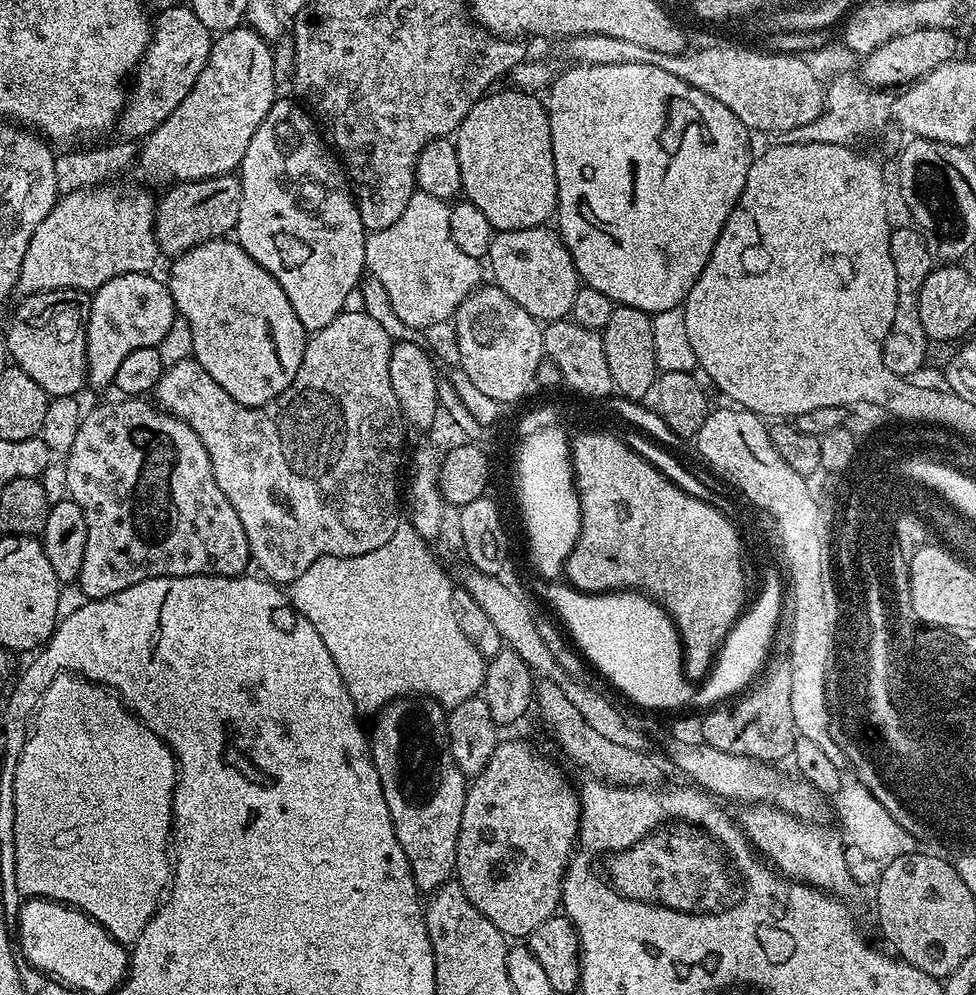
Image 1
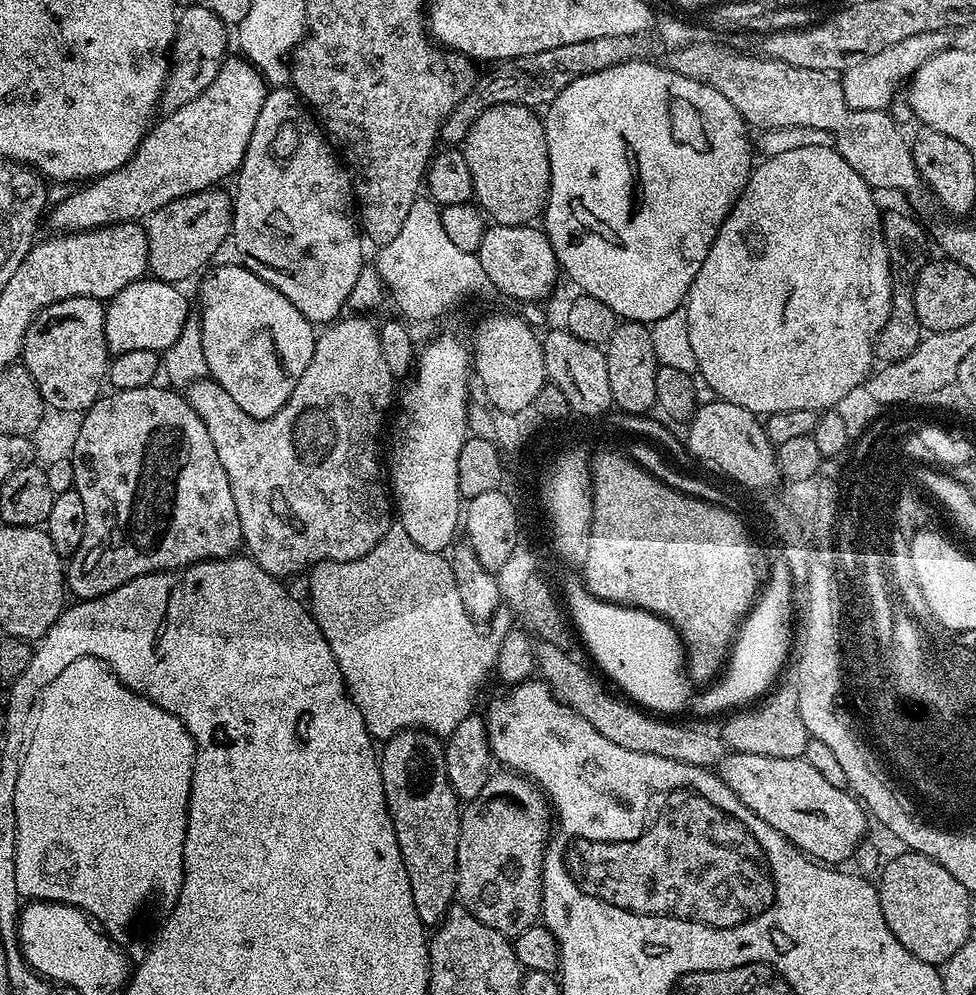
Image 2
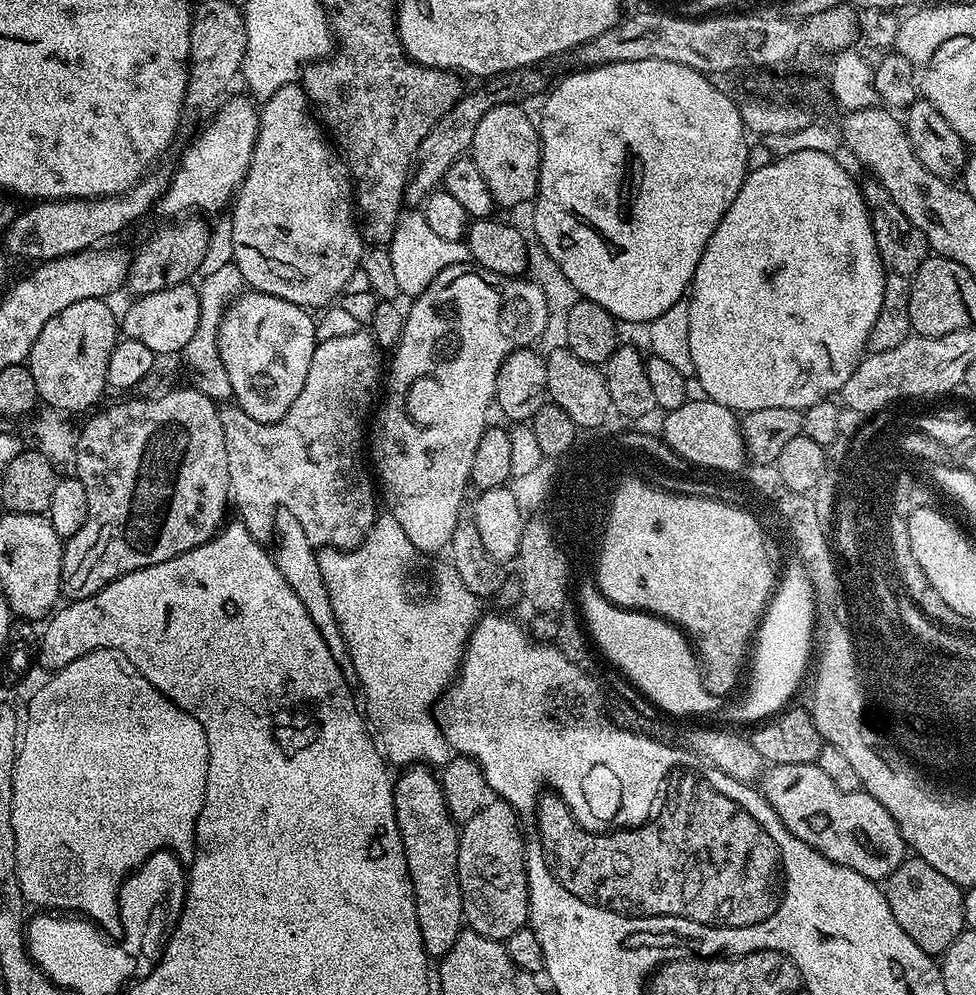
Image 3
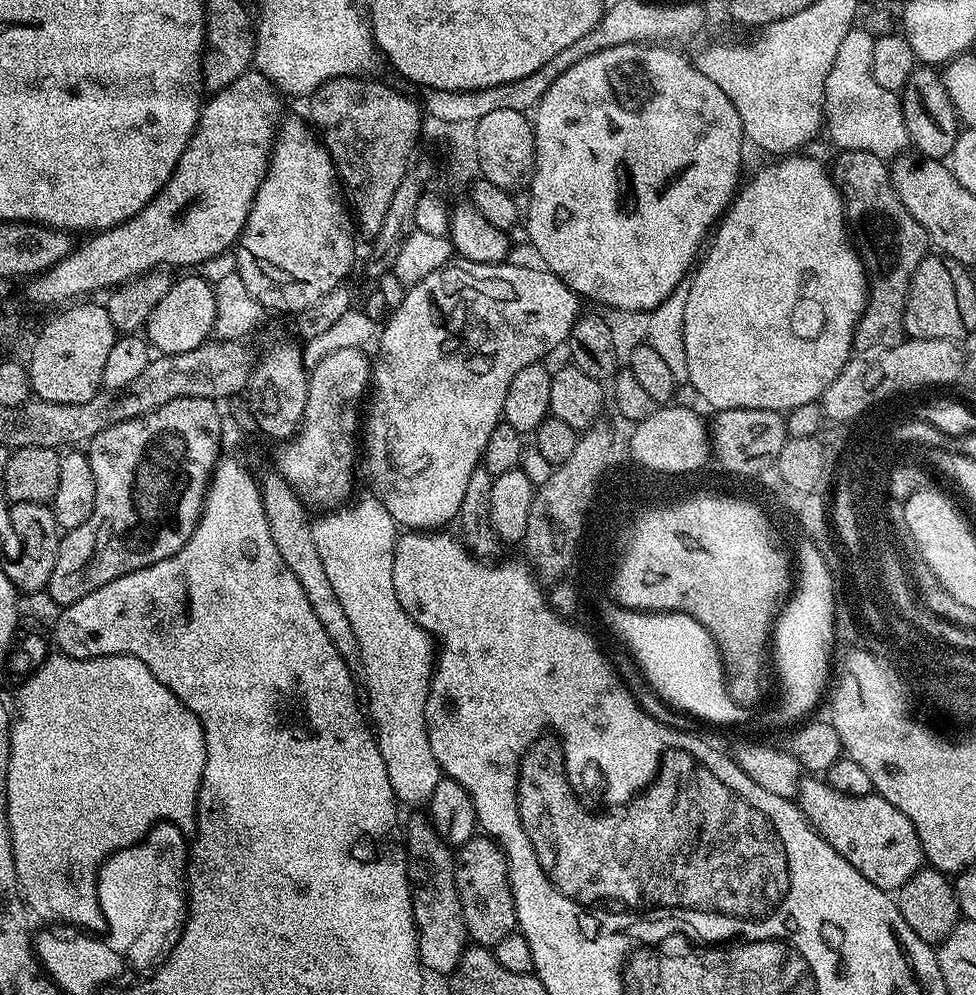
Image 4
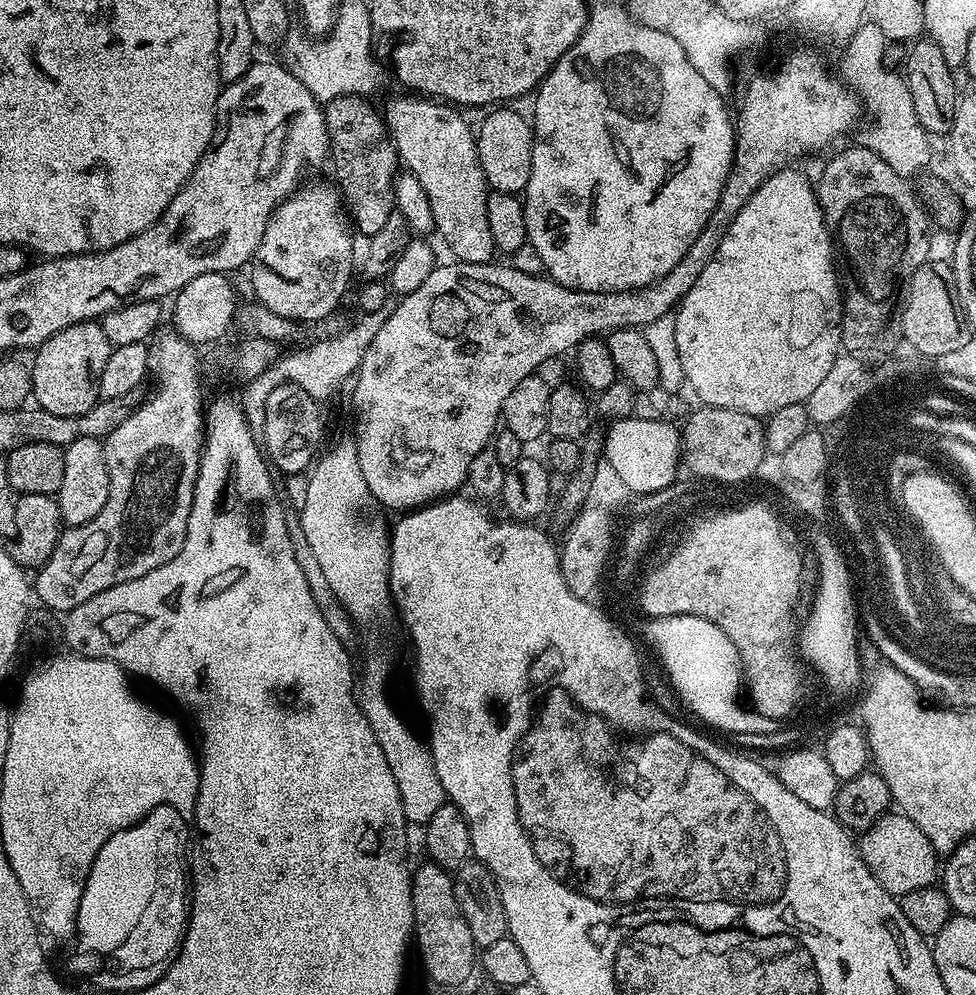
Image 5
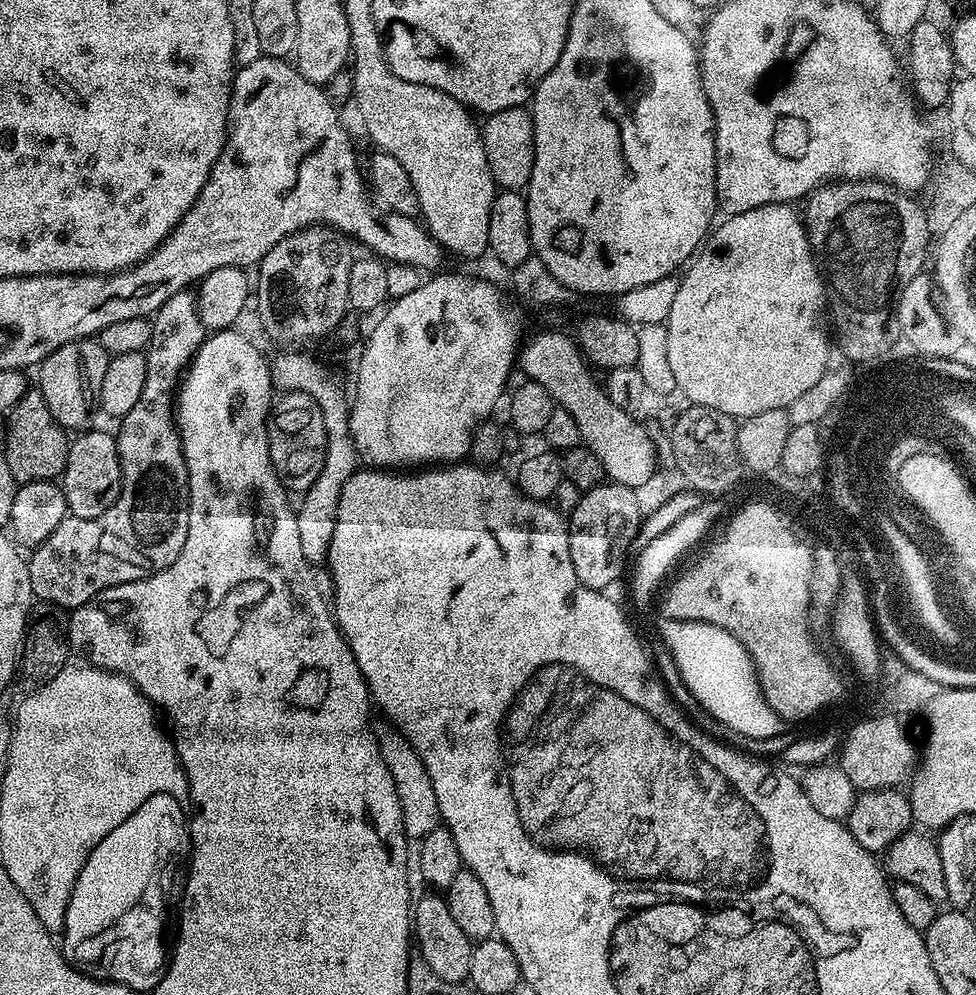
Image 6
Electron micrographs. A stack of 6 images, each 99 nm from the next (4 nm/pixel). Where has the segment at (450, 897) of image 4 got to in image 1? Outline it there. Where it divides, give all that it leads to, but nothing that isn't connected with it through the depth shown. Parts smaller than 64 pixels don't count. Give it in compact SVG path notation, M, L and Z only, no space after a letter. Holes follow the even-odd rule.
M415 695L403 700L392 700L376 713L371 724L372 761L382 782L382 794L386 798L386 806L394 822L394 834L402 846L402 854L406 854L406 862L410 862L416 887L421 893L431 894L453 879L458 830L462 826L462 806L468 793L466 777L462 770L458 770L454 754L450 754L448 712L435 700Z

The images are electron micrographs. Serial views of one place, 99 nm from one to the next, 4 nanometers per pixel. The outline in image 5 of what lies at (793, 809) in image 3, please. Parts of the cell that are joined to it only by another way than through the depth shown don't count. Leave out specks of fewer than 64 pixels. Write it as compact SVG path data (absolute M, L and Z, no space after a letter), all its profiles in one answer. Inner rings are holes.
M902 814L892 815L884 815L881 820L874 822L874 826L859 833L858 847L860 856L874 874L874 878L878 878L880 885L889 894L899 898L910 894L910 890L931 888L937 883L938 853L934 850L930 838L926 838L926 834L922 834L922 830L918 830L918 826L910 822L910 818Z

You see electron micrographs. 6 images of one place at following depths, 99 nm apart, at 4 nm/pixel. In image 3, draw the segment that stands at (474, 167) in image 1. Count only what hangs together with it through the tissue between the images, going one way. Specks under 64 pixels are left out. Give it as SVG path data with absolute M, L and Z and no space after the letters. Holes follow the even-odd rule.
M519 103L515 104L499 104L494 106L487 112L482 118L482 122L478 122L478 130L474 130L474 138L472 139L472 146L470 149L470 159L476 163L478 170L482 170L482 178L486 178L486 186L490 188L490 194L492 195L493 201L497 205L500 204L504 208L516 208L519 204L524 204L527 202L535 201L536 198L536 187L540 184L540 134L537 125L527 116L526 113L520 109L521 105Z

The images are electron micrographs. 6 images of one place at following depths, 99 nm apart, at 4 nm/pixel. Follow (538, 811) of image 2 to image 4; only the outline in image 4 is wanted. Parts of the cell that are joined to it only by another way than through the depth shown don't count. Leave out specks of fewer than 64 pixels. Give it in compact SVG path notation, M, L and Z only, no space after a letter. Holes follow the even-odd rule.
M477 834L459 845L456 857L456 885L462 902L464 925L469 941L480 946L495 946L506 934L517 931L508 859L495 840Z

